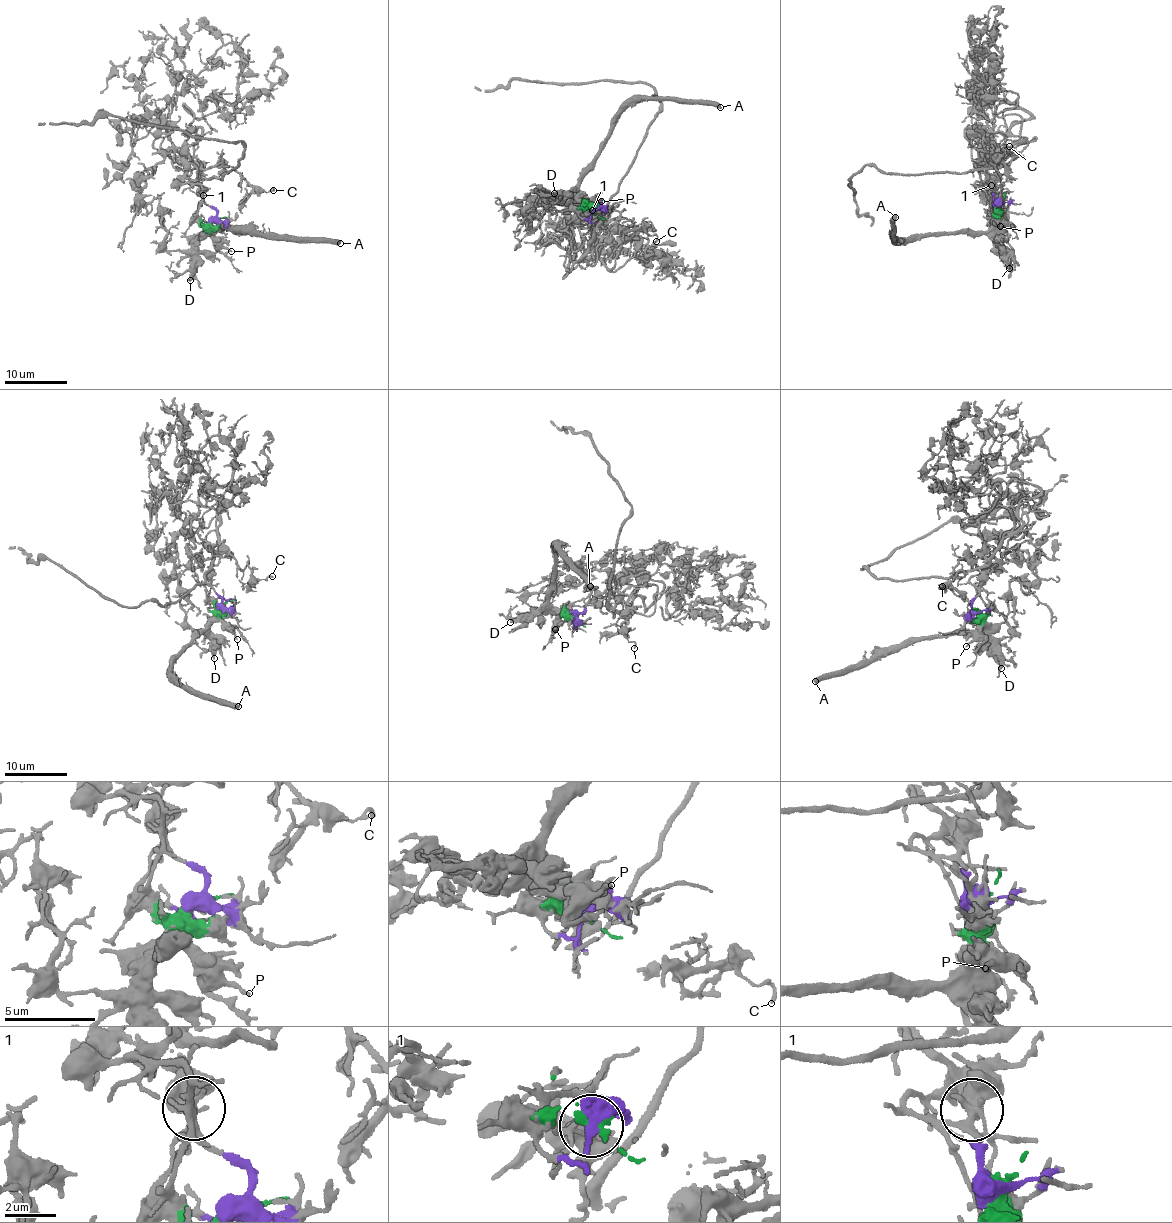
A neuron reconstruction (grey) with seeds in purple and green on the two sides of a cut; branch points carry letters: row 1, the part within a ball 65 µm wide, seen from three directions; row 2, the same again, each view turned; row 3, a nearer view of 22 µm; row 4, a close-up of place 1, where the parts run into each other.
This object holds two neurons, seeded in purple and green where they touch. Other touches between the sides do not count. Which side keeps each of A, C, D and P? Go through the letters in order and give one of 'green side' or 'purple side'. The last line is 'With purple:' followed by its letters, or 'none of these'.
A: green side
C: purple side
D: green side
P: green side
With purple: C

